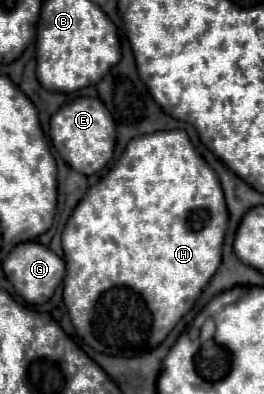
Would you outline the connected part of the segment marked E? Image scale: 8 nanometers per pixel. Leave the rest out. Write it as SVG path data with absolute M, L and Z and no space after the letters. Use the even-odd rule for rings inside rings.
M76 98L70 104L62 106L50 120L50 138L58 154L76 170L86 176L102 170L112 154L116 144L116 126L112 114L98 98Z

